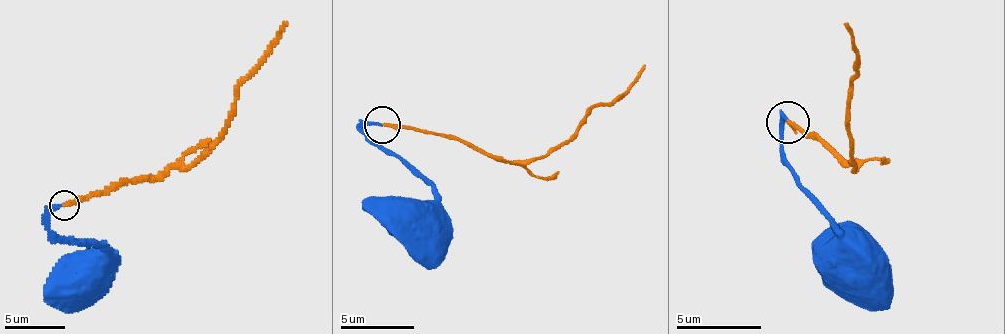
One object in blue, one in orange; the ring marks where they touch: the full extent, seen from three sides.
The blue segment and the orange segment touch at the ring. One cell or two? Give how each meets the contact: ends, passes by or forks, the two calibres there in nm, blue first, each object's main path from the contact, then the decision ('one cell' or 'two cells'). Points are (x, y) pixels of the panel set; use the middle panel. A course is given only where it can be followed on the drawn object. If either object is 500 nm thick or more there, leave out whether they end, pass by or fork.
blue ends there; orange ends there; 200 nm thick on the blue side, 190 nm on the other; blue runs (381, 123), (363, 125), (363, 133), (408, 160), (431, 187), (439, 231), (421, 232); orange runs (381, 123), (454, 135), (512, 162), (530, 162), (569, 139), (586, 108), (628, 89), (645, 63); one cell

